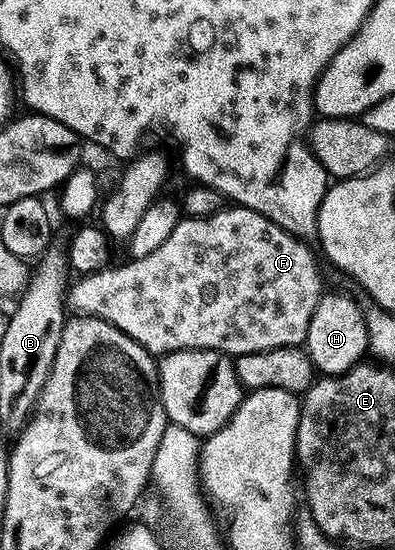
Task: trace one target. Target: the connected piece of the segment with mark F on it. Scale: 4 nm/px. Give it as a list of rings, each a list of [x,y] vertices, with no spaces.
[[[227,205],[221,210],[212,212],[203,218],[179,217],[172,232],[160,248],[148,252],[143,258],[130,258],[123,266],[111,265],[109,268],[97,270],[92,274],[79,277],[78,283],[71,285],[68,290],[68,306],[71,311],[87,318],[103,318],[108,324],[120,328],[136,344],[140,344],[149,354],[161,356],[177,350],[218,350],[221,354],[237,356],[246,353],[262,353],[270,349],[282,349],[285,346],[301,347],[308,336],[308,324],[312,324],[312,312],[316,312],[316,304],[324,293],[322,274],[314,263],[314,254],[309,250],[303,239],[290,234],[280,224],[272,224],[268,216],[260,212],[252,212],[252,208]]]

